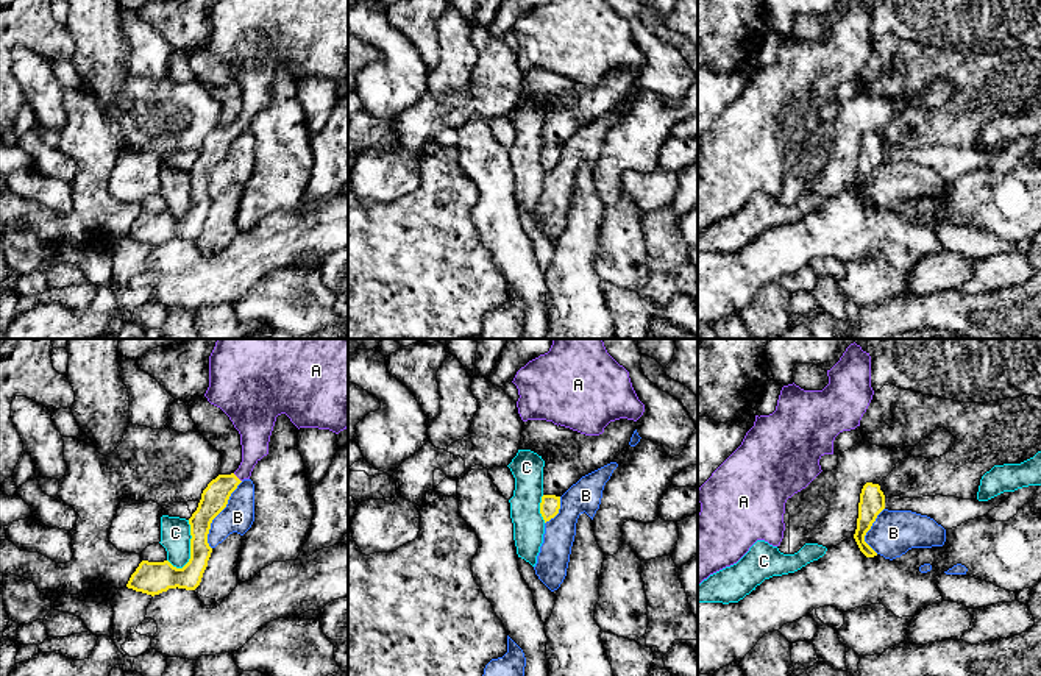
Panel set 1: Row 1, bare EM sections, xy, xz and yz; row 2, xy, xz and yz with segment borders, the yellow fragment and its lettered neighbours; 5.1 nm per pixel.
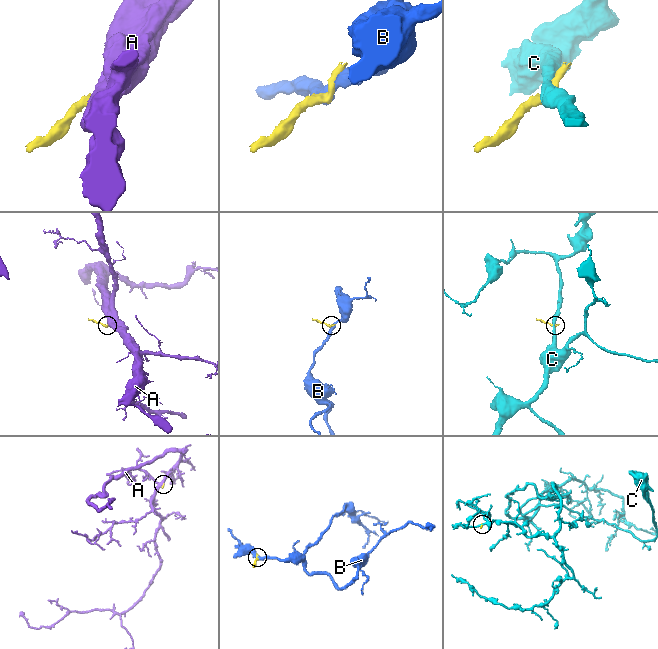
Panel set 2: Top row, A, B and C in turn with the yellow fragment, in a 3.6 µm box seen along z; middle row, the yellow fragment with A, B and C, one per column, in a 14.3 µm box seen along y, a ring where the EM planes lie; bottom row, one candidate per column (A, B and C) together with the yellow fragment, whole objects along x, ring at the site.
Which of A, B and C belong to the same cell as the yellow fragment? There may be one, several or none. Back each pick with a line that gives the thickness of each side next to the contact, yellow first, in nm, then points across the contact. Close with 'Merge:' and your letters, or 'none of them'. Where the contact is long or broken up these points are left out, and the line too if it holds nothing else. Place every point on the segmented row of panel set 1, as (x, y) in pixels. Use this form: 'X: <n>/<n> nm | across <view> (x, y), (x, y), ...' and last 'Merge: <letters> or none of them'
A: 140/160 nm | across xy (214, 498), (238, 478), (255, 447), (255, 433)
Merge: A

